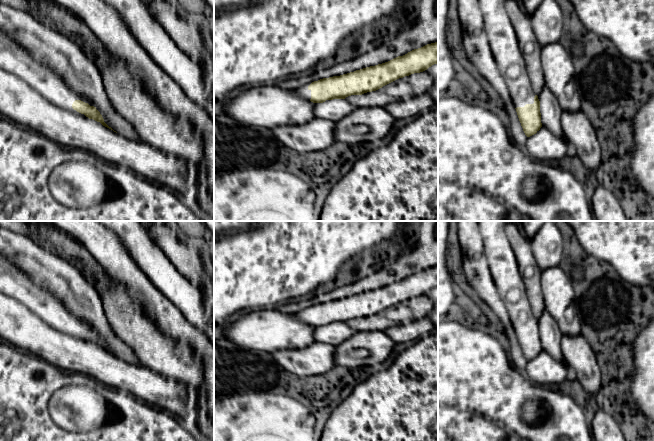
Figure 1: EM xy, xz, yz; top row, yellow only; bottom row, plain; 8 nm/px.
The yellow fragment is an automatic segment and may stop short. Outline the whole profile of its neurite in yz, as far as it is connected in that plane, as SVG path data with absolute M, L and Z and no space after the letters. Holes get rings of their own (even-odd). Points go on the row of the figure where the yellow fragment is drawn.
M480 0L480 7L492 55L507 84L523 131L530 137L542 127L540 101L533 90L505 0Z

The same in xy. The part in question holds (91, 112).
M0 28L0 68L25 81L57 107L86 116L113 130L84 95L73 90L56 71L36 61L2 28Z

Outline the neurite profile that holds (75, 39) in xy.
M65 35L66 38L71 40L73 43L75 43L82 52L86 55L86 50L84 48L84 40L80 39L77 35Z

